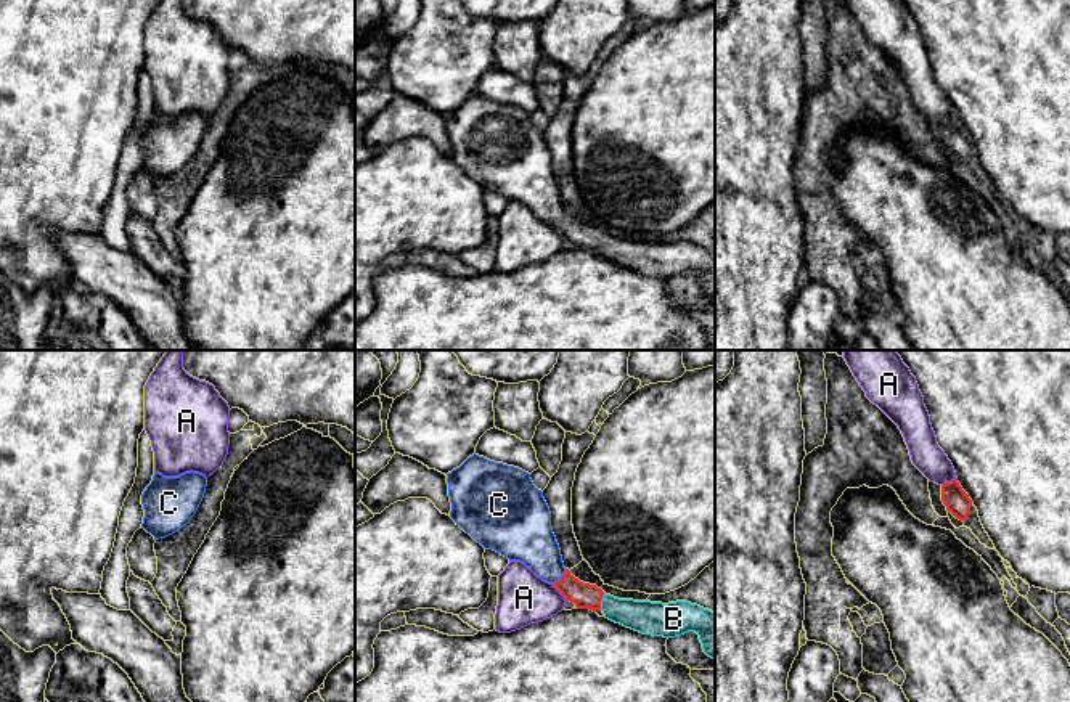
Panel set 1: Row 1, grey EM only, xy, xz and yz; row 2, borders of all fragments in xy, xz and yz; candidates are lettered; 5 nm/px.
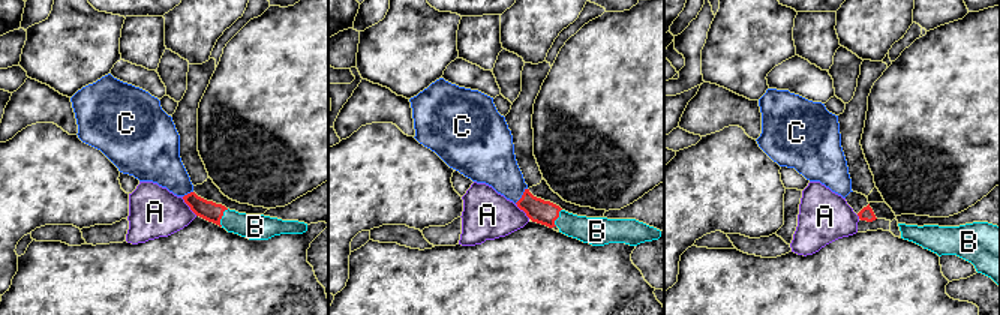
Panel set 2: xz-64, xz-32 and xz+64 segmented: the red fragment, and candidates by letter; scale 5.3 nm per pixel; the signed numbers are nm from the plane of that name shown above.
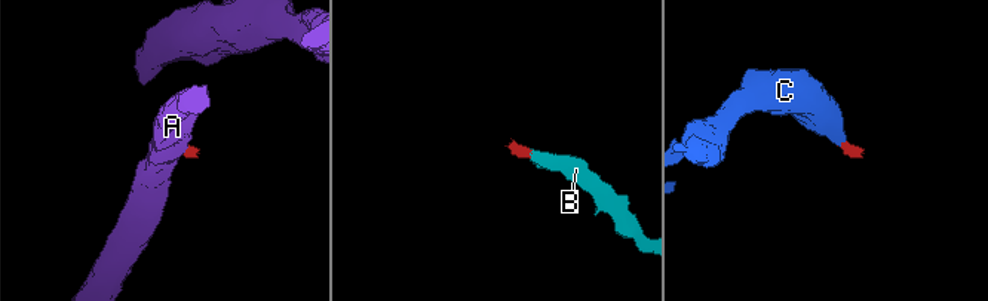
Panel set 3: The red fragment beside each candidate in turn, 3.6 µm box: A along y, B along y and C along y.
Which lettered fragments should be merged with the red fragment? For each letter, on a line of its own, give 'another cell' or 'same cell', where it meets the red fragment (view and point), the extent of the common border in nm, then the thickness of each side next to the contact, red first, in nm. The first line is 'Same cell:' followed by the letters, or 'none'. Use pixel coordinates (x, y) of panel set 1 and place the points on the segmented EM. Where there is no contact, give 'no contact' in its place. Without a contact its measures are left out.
Same cell: B, C
A: another cell; meets red in xz at (558, 590); contact 120 nm long; 130 nm thick on the red side, 260 nm on the other
B: same cell; meets red in xz at (601, 599); contact 90 nm long; 130 nm thick on the red side, 160 nm on the other
C: same cell; meets red in xz at (561, 579); contact 110 nm long; 130 nm thick on the red side, 240 nm on the other

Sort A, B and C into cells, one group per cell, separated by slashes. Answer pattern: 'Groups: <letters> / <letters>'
Groups: A / B C

